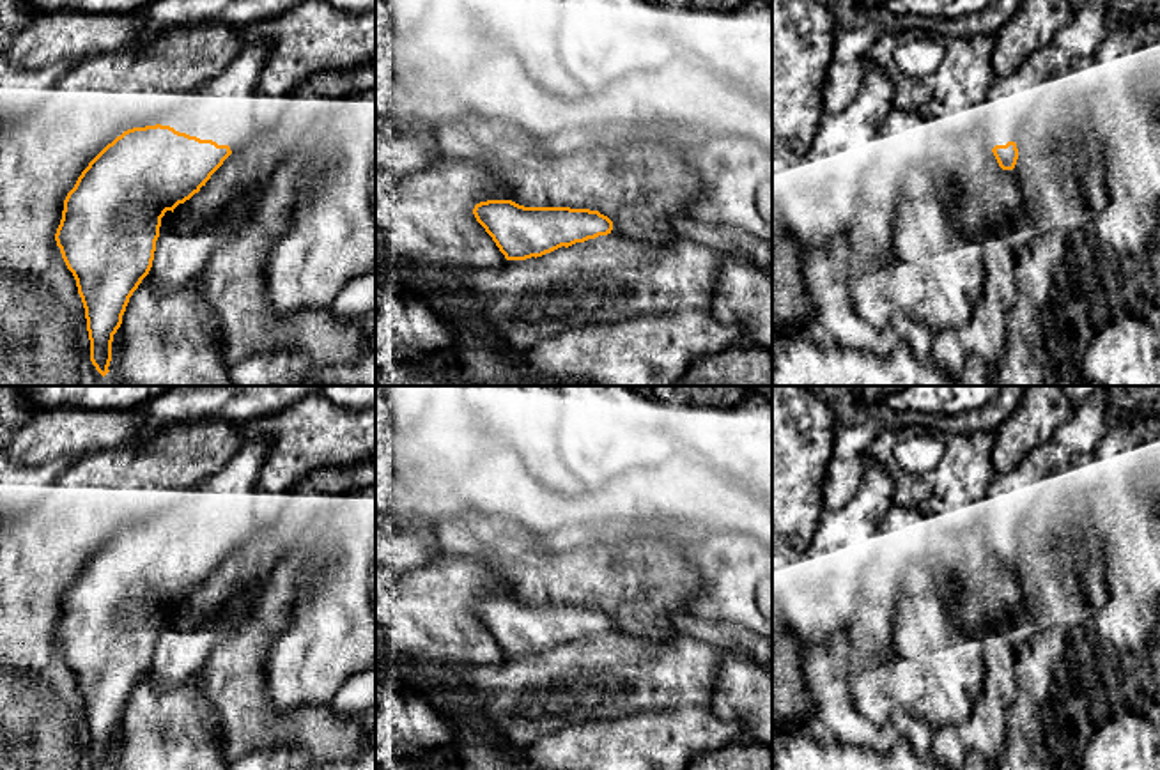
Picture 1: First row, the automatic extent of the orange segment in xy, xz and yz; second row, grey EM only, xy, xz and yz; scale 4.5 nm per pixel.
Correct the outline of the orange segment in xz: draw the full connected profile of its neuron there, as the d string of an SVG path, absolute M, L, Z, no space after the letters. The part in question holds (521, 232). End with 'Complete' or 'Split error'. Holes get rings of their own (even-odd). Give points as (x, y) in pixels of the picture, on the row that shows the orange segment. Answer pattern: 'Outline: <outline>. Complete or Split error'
Outline: M487 200L476 204L473 214L507 260L537 258L613 230L607 216L590 209L524 207L512 200Z. Complete

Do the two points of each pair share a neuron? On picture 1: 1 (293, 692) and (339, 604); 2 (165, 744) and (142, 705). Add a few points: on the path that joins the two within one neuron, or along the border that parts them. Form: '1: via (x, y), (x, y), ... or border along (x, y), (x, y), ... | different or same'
1: via (300, 671), (333, 634), (333, 625) | same
2: via (163, 735), (149, 714) | same

